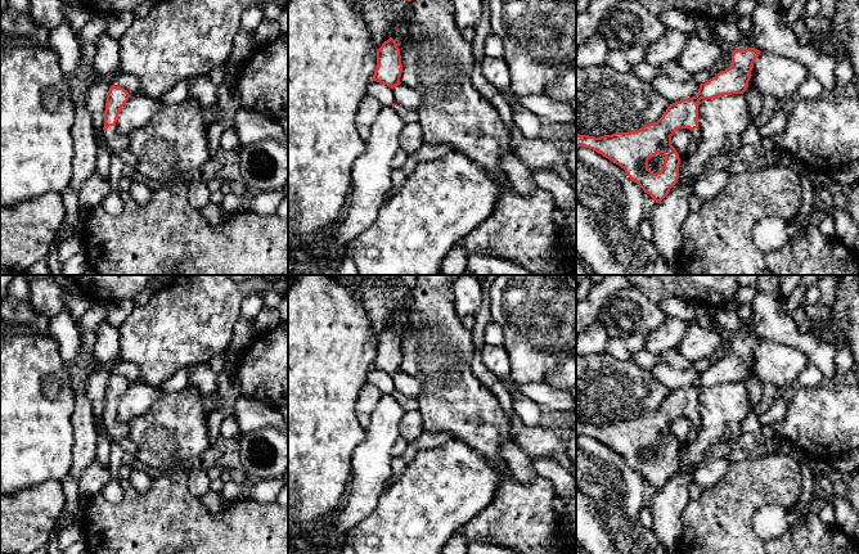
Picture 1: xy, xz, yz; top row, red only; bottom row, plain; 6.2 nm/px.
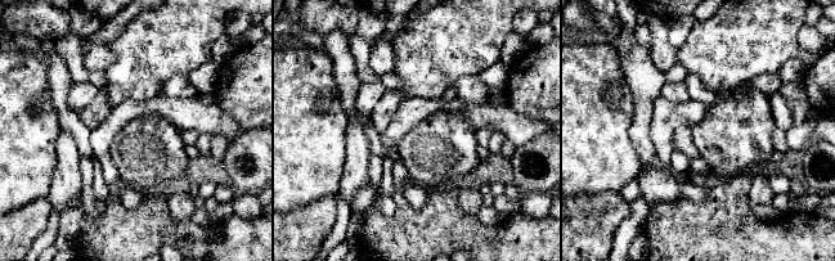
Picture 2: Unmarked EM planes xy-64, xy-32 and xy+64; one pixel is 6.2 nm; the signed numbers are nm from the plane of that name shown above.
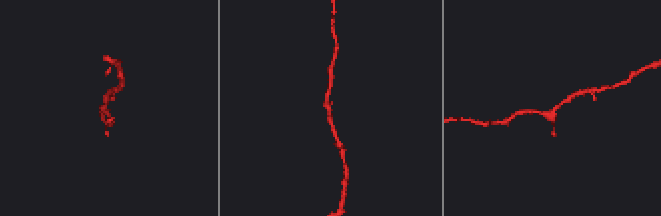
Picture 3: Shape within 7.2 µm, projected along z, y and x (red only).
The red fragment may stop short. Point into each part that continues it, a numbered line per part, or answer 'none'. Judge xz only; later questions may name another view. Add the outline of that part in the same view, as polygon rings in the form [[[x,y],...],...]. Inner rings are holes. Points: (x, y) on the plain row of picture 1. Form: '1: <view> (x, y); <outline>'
1: xz (406, 402); [[[395,391],[393,397],[405,409],[405,411],[419,409],[418,398],[408,397],[404,393],[397,391]]]

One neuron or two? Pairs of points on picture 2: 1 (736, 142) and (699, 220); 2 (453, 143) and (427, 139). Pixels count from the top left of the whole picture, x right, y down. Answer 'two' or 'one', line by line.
1: two
2: one

